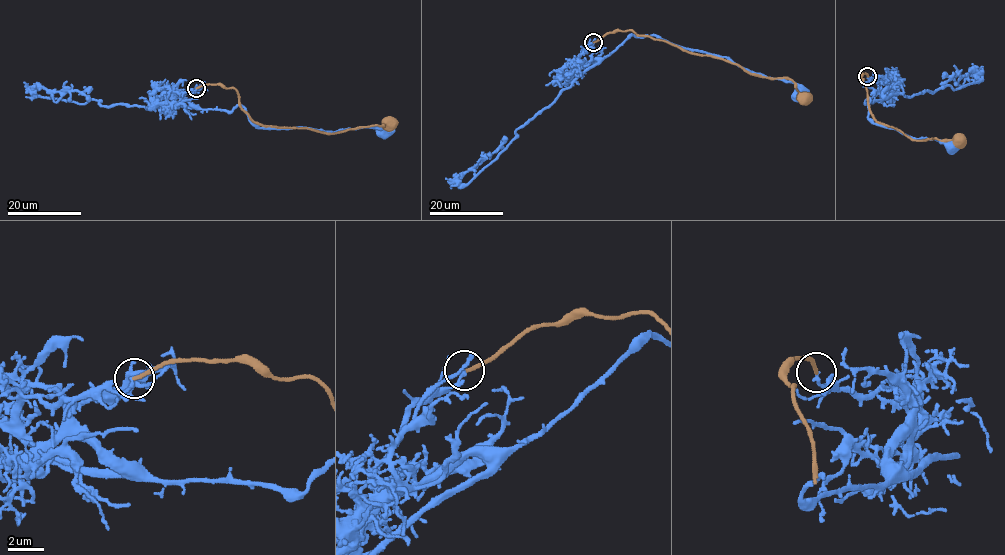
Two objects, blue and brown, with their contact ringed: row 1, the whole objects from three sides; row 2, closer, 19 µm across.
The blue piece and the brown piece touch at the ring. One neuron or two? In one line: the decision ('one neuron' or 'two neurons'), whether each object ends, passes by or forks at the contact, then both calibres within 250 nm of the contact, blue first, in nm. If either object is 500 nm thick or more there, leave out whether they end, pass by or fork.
two neurons; blue ends; brown ends; calibres 160 and 200 nm

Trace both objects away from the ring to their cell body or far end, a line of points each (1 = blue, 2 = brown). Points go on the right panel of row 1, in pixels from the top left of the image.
1: (868, 76), (884, 80), (886, 87), (882, 99), (865, 101), (869, 98), (868, 117), (873, 122), (954, 148)
2: (868, 76), (862, 74), (869, 110), (879, 122), (899, 130), (911, 139), (958, 140)

